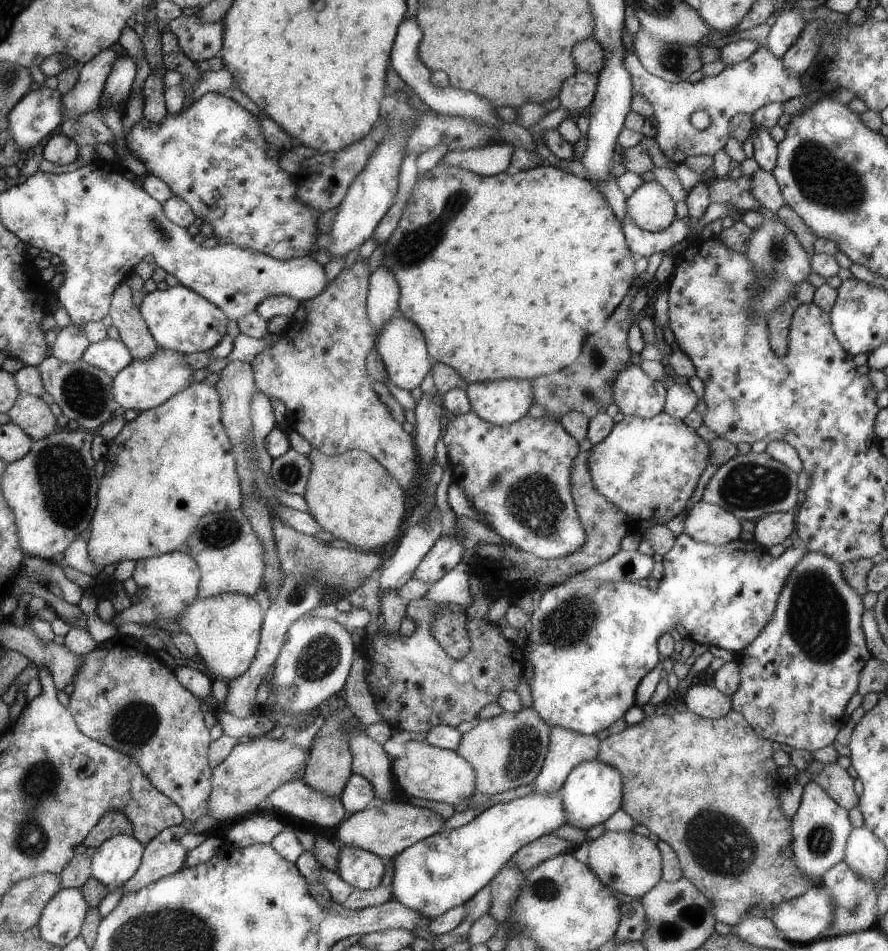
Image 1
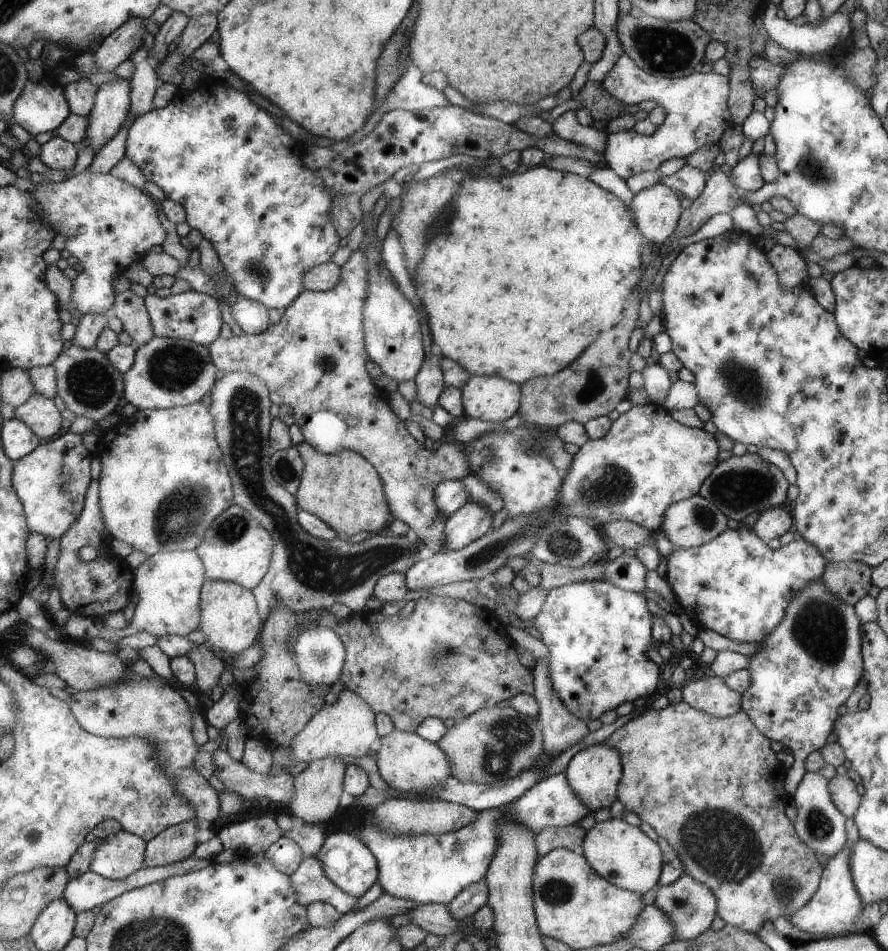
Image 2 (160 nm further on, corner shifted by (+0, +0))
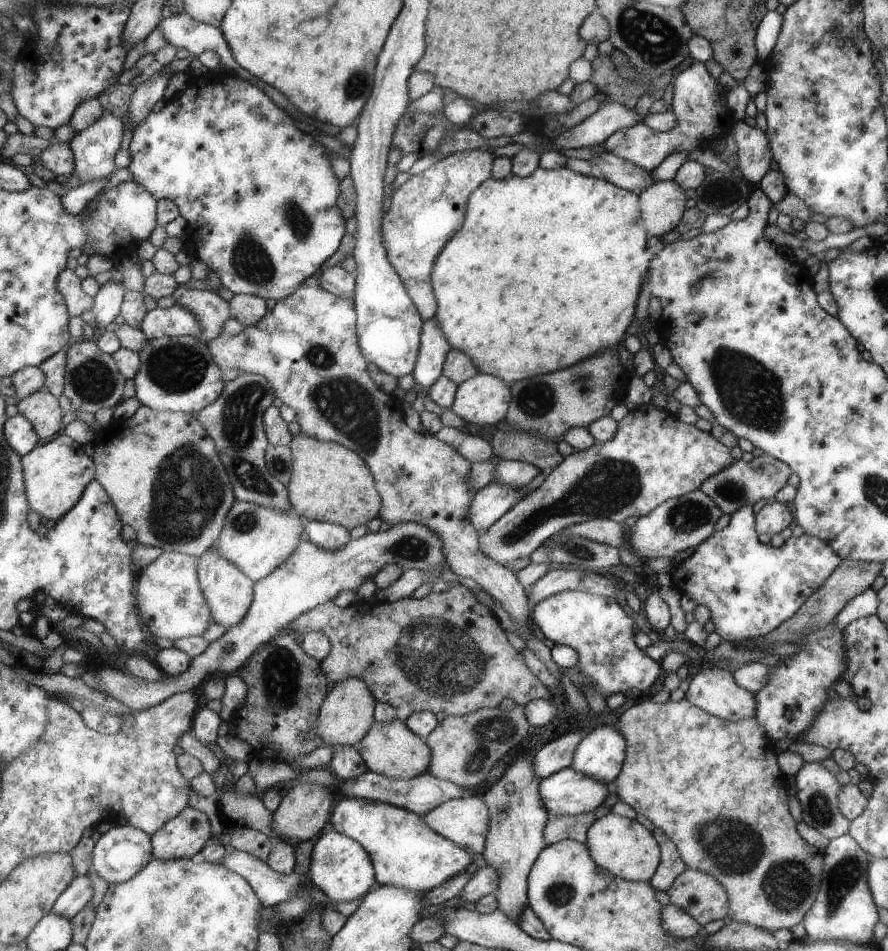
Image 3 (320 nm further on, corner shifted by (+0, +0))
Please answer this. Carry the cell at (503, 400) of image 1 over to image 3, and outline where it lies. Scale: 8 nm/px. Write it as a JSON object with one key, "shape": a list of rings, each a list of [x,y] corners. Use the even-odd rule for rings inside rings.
{"shape":[[[477,373],[458,384],[450,410],[461,420],[477,426],[500,426],[509,412],[509,384],[485,373]]]}

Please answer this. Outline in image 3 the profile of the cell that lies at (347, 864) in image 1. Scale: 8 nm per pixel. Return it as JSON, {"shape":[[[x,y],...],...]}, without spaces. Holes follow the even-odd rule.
{"shape":[[[333,829],[326,830],[312,846],[308,864],[311,884],[335,902],[347,902],[362,898],[373,886],[374,867],[370,855],[355,839],[339,834]]]}

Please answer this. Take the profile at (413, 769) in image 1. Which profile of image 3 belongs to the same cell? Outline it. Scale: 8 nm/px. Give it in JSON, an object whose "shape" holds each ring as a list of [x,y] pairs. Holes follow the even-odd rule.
{"shape":[[[396,718],[388,723],[380,723],[375,720],[370,724],[370,728],[357,742],[357,751],[362,755],[362,761],[366,765],[366,770],[391,777],[392,779],[408,779],[416,777],[426,770],[430,761],[430,747],[426,742],[411,731],[405,722]]]}

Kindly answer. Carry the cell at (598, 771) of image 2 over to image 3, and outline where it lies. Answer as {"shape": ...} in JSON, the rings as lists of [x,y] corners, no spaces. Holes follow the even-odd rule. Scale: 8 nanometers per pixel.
{"shape":[[[603,725],[584,734],[572,754],[572,769],[606,785],[621,772],[626,741],[613,725]]]}

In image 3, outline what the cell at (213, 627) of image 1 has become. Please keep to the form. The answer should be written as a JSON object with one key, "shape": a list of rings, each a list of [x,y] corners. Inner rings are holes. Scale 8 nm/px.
{"shape":[[[213,547],[199,559],[198,571],[200,585],[205,593],[214,622],[221,624],[227,630],[233,625],[238,625],[238,622],[245,618],[253,600],[254,582]]]}

